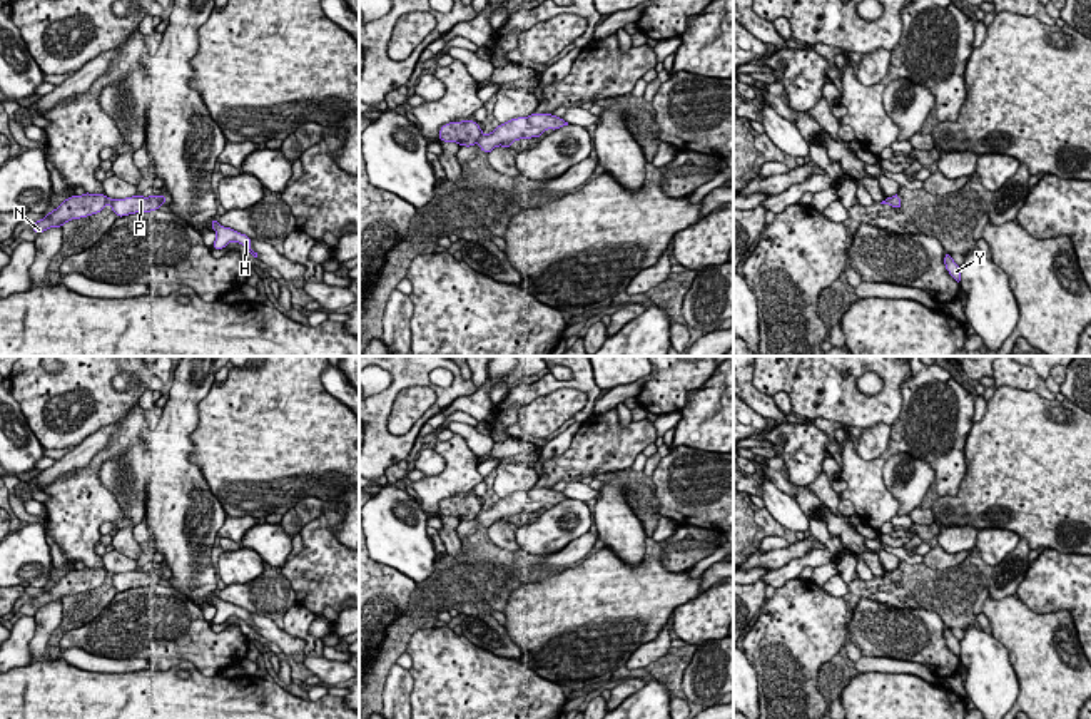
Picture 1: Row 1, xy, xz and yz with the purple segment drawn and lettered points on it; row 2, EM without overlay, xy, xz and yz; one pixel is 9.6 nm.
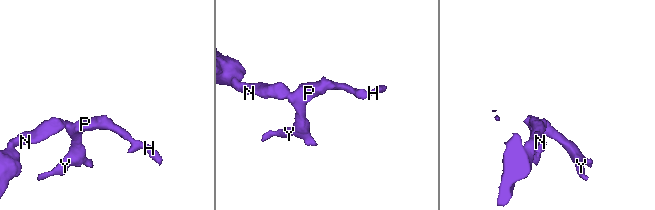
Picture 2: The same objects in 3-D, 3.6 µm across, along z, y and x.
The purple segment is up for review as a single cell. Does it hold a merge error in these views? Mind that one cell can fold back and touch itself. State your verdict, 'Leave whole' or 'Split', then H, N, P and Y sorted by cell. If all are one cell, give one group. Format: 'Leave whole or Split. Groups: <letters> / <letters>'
Split. Groups: H P Y / N

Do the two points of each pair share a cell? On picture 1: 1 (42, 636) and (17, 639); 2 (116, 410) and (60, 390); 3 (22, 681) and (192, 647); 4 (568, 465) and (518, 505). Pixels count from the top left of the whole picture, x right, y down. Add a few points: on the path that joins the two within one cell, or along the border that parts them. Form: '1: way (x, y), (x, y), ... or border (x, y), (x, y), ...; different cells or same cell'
1: border (34, 616), (34, 637), (29, 644), (32, 659); different cells
2: way (102, 403), (86, 387), (77, 383), (74, 387); same cell
3: border (187, 661), (179, 661), (167, 669), (149, 669); different cells
4: border (537, 485), (552, 489); different cells

